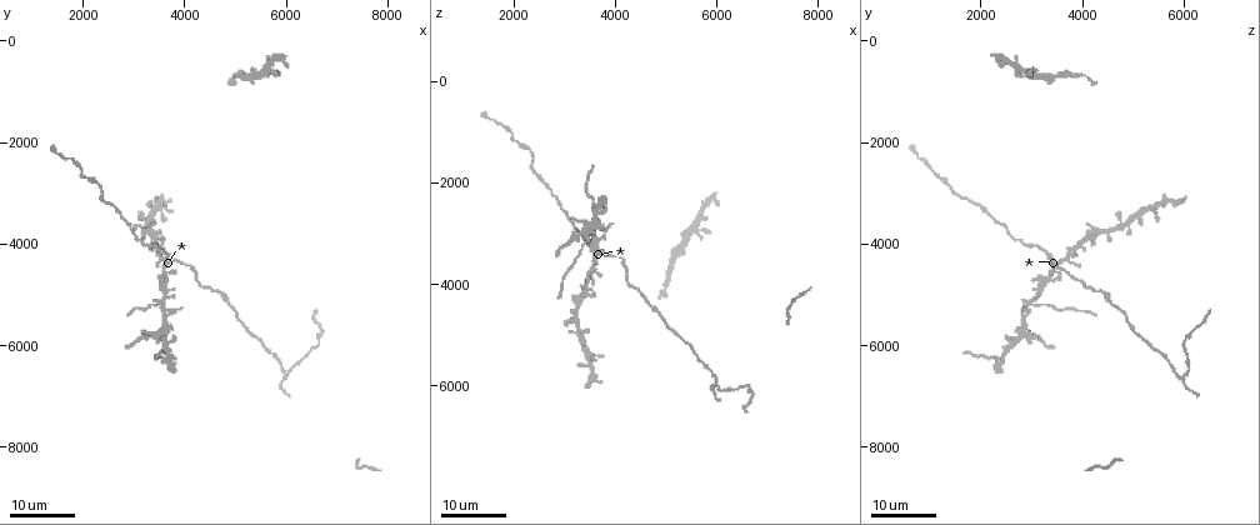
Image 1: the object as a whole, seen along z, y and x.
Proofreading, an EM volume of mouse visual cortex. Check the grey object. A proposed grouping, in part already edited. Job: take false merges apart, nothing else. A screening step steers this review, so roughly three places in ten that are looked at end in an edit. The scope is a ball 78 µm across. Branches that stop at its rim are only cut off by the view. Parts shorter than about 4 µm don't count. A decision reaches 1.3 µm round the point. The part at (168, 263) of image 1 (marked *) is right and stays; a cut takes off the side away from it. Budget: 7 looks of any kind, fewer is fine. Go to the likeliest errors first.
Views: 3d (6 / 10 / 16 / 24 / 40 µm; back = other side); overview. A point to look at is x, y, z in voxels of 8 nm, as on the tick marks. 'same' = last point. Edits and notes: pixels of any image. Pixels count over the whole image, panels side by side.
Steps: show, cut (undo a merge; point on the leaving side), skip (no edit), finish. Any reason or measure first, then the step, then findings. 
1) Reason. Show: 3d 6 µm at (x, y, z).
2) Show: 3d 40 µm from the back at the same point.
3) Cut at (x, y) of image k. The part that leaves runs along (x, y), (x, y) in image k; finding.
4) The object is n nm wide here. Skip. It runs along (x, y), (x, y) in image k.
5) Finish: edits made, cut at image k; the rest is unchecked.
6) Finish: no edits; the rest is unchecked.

Looks like a crossing. Show: 3d 16 µm at (3600, 5200, 2950).

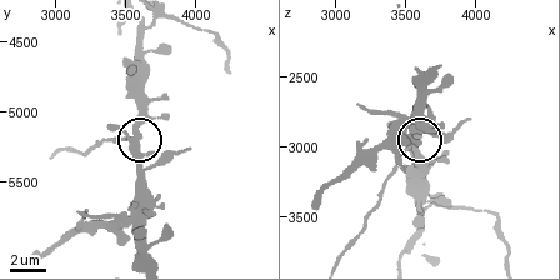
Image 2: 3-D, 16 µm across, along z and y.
Zoom in. Show: 3d 6 µm at the same point.

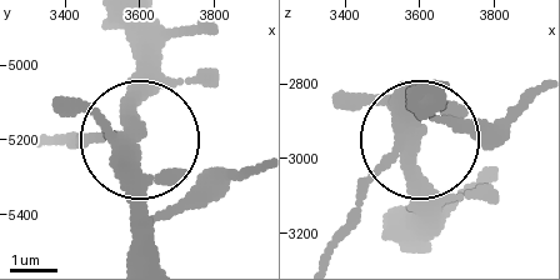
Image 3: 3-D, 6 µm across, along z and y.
The side arm is 13 µm long. Cut at (79, 140) of image 3. The part that leaves runs along (398, 138), (330, 254) in image 3; two neurons meet here.

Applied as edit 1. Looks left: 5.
Show: overview.

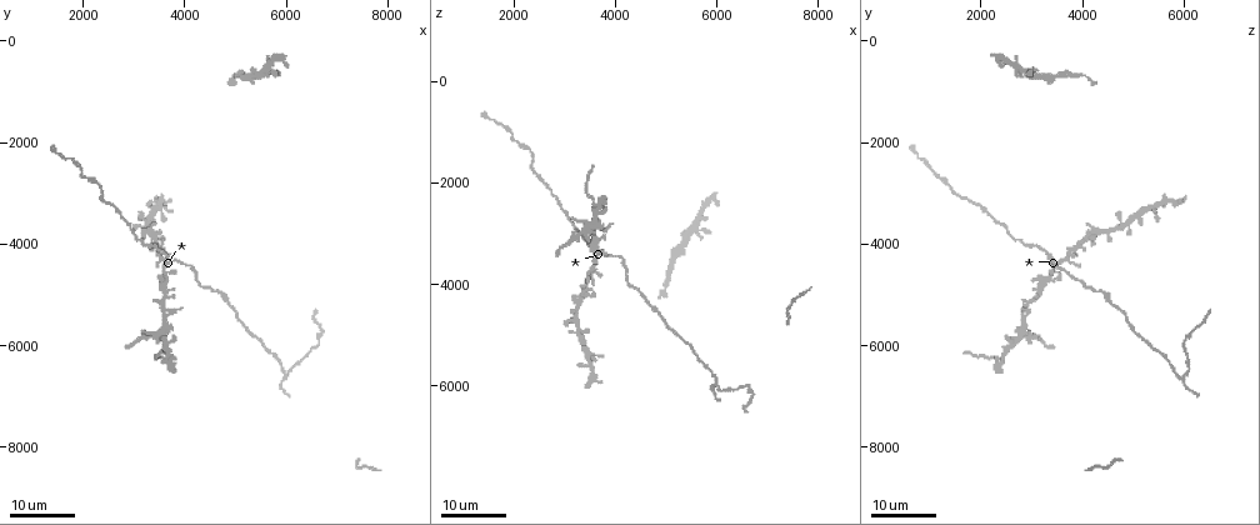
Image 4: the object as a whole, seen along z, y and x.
Looks like a crossing. Show: 3d 16 µm at (3500, 5800, 2850).

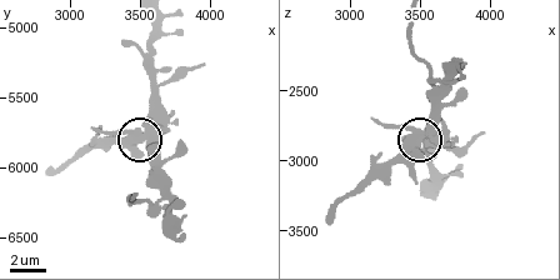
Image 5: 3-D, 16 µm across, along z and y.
Show: 3d 6 µm at (3520, 5820, 2820).

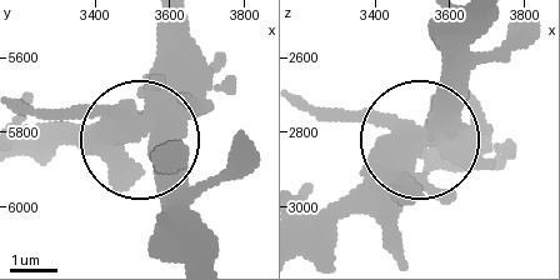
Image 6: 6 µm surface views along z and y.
4 arms meet here. Cut at (103, 124) of image 6. Two neurons meet here.

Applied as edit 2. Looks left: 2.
Finish: edits made, cut at image 3, cut at image 6; the rest is unchecked.

